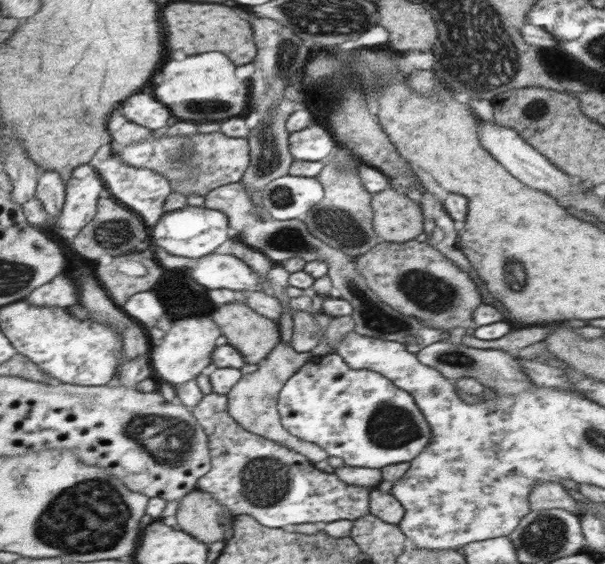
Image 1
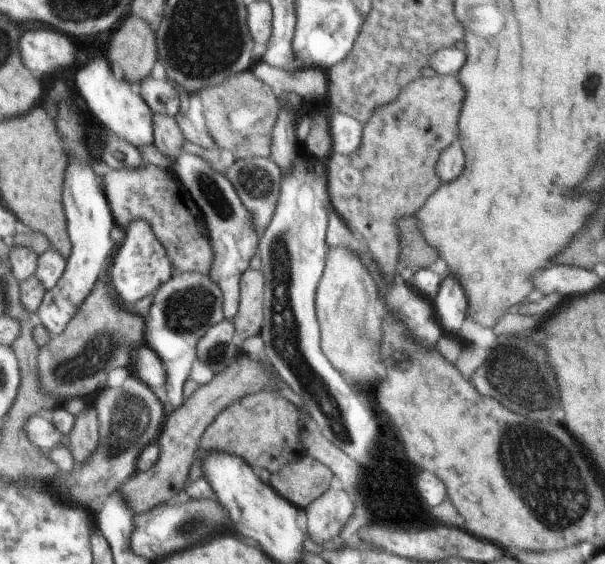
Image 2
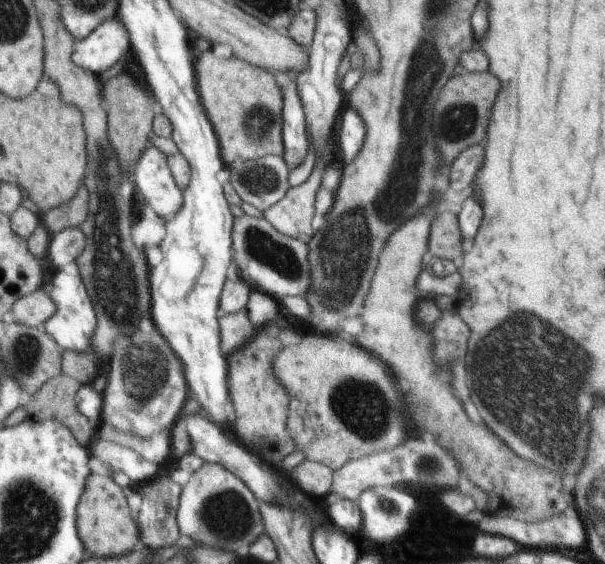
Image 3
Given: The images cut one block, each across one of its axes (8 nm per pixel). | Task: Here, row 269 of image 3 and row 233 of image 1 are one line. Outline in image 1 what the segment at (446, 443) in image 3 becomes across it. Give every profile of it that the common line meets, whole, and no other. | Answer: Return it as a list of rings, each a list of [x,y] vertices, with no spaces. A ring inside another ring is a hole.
[[[391,188],[374,194],[374,229],[382,241],[404,243],[422,234],[422,212],[412,197]]]

